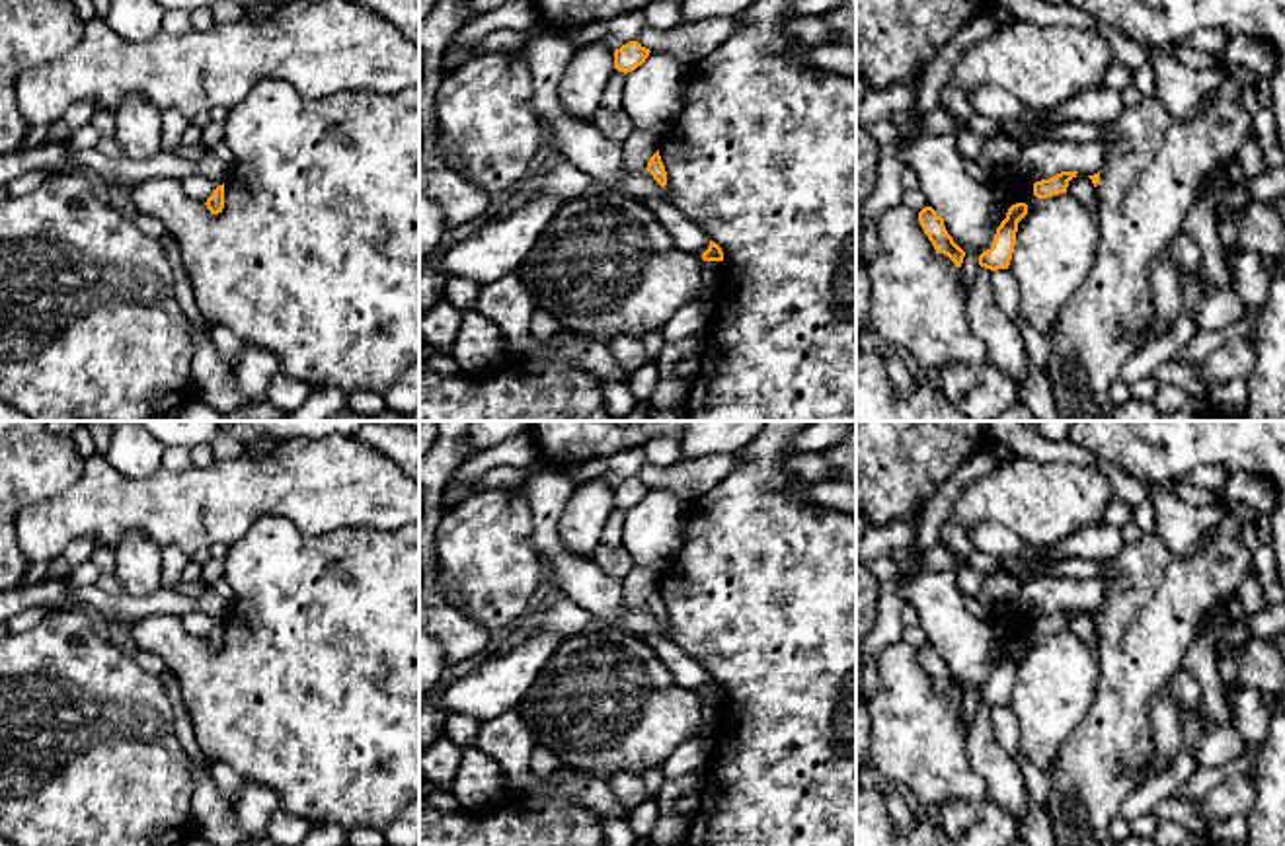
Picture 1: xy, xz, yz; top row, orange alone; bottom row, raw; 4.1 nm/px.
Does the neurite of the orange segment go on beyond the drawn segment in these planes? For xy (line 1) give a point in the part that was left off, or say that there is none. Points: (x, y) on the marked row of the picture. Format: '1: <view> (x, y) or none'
1: none

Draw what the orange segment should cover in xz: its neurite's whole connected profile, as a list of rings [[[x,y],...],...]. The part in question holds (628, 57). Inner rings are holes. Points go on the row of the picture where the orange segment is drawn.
[[[630,41],[614,51],[614,68],[618,72],[632,72],[645,62],[649,49],[642,47],[638,41]]]

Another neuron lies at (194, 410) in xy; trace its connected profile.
[[[191,400],[172,413],[168,421],[224,421],[224,417],[211,405]]]

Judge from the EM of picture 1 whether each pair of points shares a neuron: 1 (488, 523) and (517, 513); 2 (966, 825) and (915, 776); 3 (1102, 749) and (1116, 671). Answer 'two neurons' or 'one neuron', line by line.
1: one neuron
2: two neurons
3: one neuron

